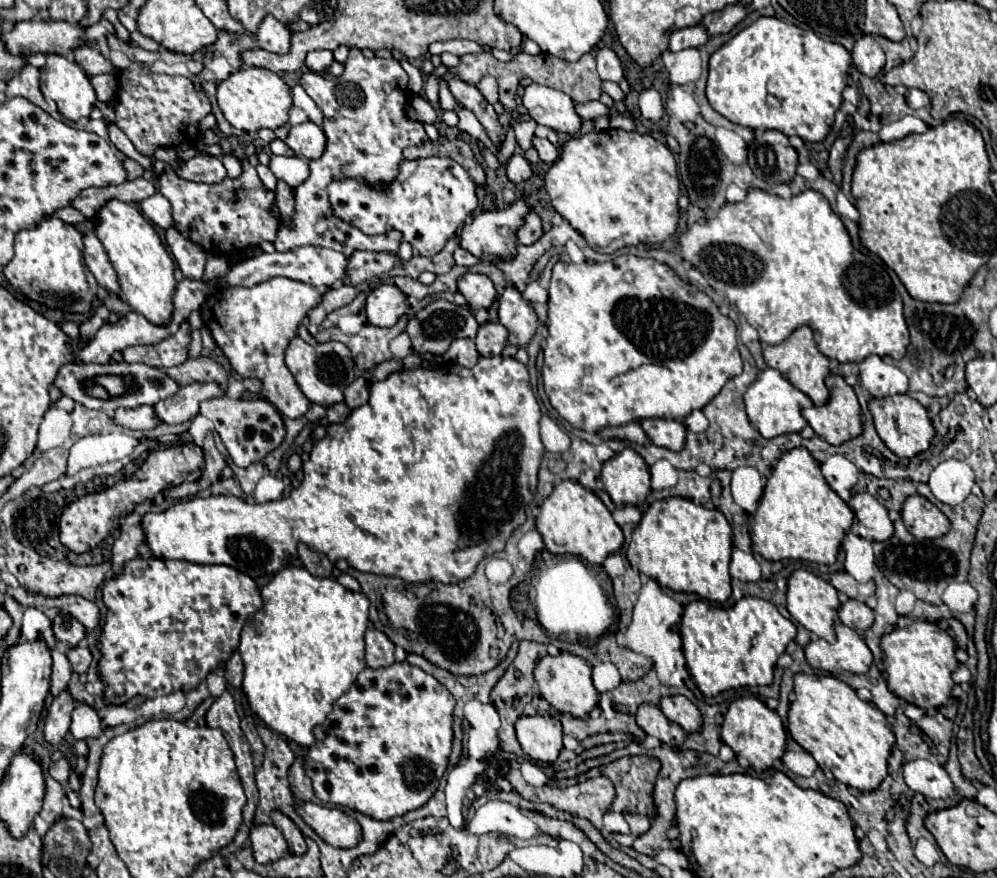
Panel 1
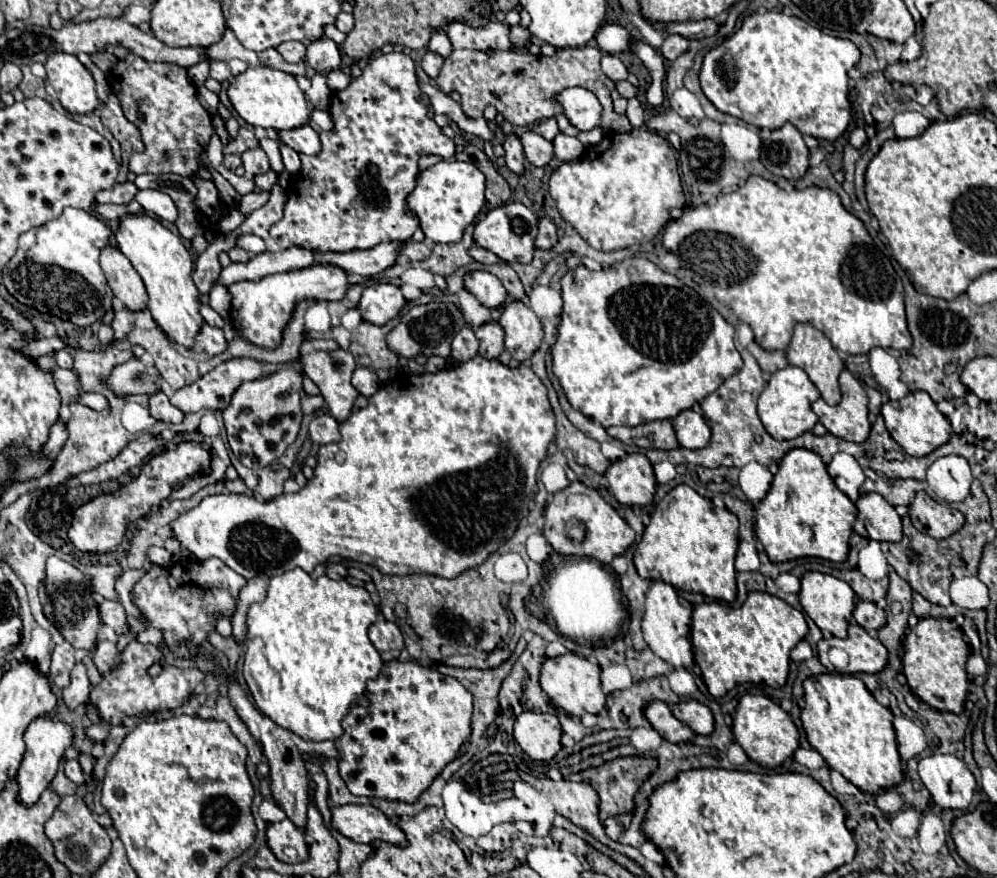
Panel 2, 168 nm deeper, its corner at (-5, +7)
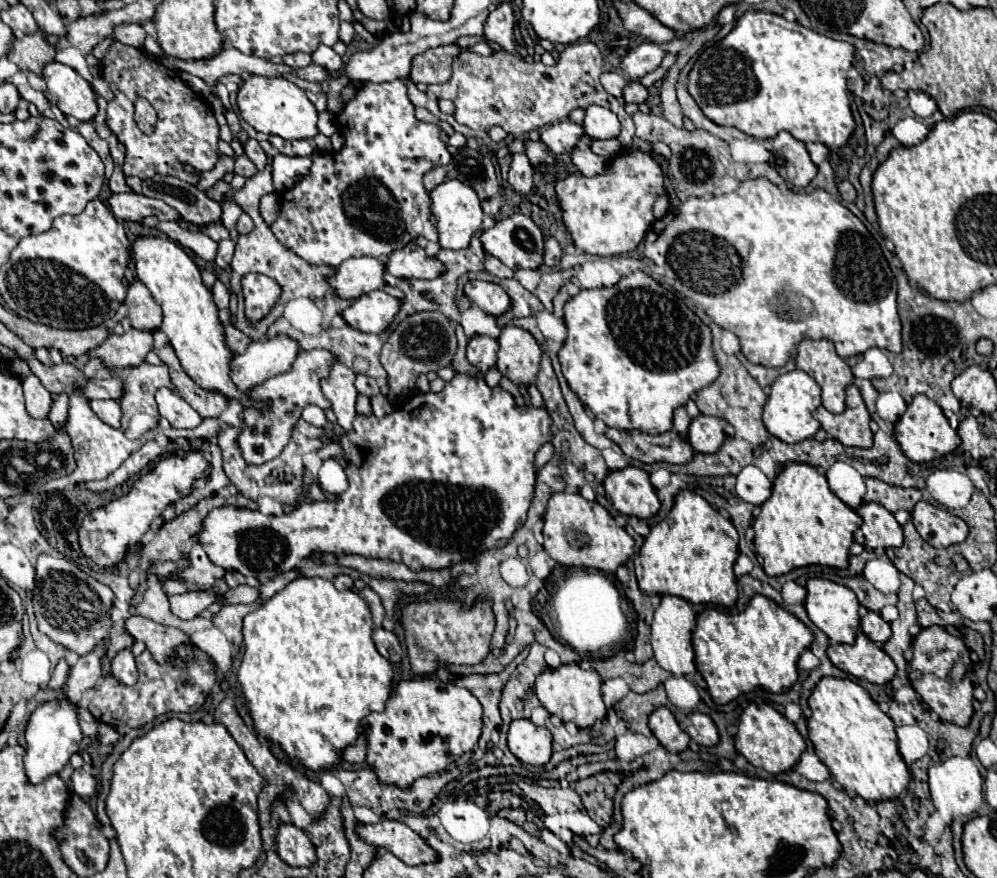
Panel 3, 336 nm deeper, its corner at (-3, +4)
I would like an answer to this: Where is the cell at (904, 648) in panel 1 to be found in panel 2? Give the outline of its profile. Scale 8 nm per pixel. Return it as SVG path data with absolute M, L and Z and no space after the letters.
M919 619L915 627L905 635L905 657L903 657L903 673L907 677L909 689L927 705L937 711L961 713L967 699L967 671L965 663L969 657L969 645L963 639L963 631L957 627L945 629L941 619Z

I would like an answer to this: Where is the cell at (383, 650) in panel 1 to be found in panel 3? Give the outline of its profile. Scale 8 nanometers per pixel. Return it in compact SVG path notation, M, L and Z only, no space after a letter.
M375 628L373 630L373 642L377 646L377 652L387 658L389 662L399 662L401 660L401 644L397 640L397 636L393 632L387 632L383 628Z

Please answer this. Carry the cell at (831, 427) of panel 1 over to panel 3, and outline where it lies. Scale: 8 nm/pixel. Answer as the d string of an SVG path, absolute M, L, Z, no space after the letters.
M849 384L845 400L845 410L841 414L833 414L819 406L813 416L821 422L821 428L835 440L839 440L843 446L859 446L859 448L871 448L873 446L873 432L869 428L871 416L865 408L865 402L861 398L861 392L855 384Z

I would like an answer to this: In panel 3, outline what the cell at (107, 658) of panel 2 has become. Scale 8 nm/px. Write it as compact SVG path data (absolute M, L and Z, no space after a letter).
M129 648L117 652L117 656L111 660L111 676L125 686L133 686L137 682L137 666Z

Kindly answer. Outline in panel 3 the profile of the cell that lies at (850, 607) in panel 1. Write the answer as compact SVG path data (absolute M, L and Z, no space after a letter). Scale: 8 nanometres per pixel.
M867 612L867 614L861 618L861 630L863 630L873 642L879 642L879 644L883 644L883 642L891 636L889 624L887 624L877 612Z

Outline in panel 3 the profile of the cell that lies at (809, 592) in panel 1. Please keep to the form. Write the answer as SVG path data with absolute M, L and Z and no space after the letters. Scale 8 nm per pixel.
M811 578L807 582L807 598L805 608L811 618L811 622L829 636L833 644L853 644L855 642L855 630L859 628L859 602L857 596L841 584L835 584L825 578Z

